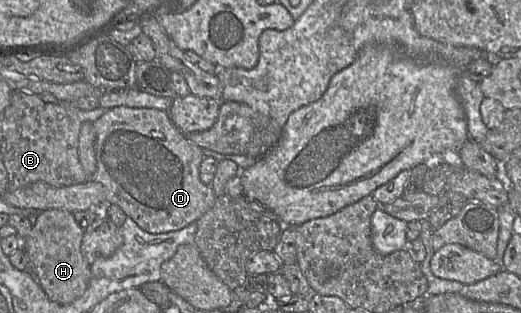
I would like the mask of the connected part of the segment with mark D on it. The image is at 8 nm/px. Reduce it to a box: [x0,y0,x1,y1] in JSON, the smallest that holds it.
[91,106,217,234]

